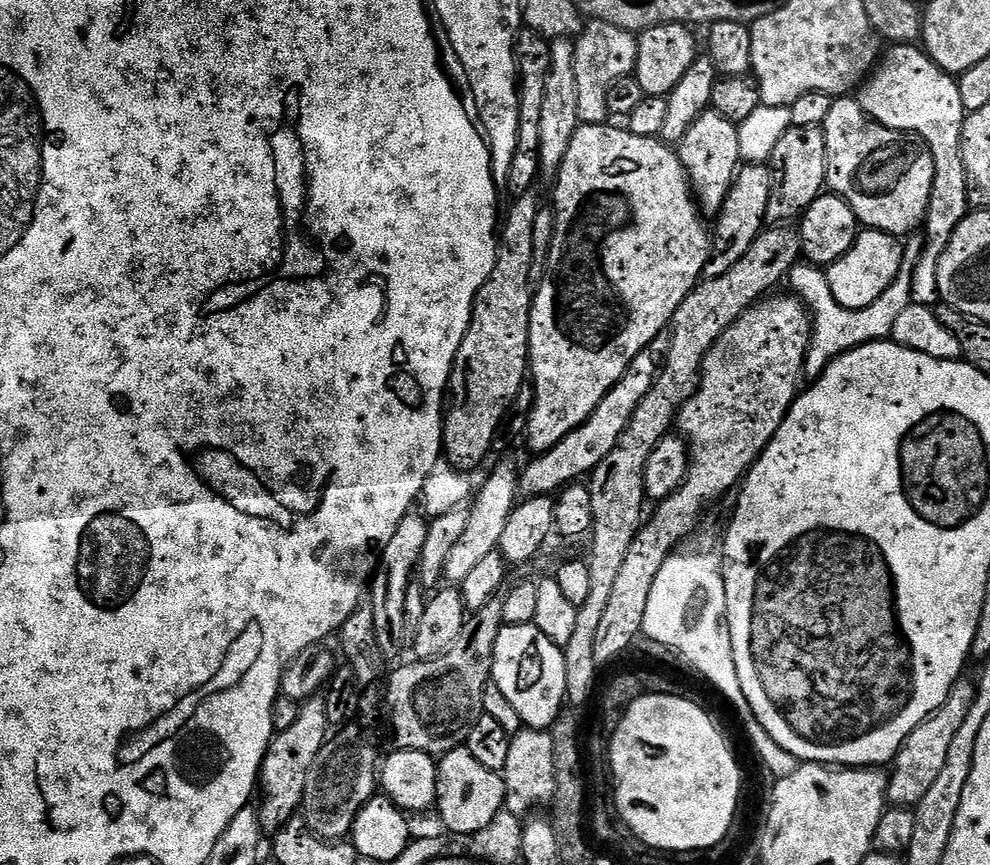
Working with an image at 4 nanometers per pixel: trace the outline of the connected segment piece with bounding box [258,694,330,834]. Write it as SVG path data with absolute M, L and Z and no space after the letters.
M317 694L311 700L305 700L299 705L294 726L273 735L268 752L264 756L264 765L260 768L258 781L259 795L264 795L264 801L258 804L258 811L260 824L265 833L276 833L285 822L293 819L301 811L310 766L328 743L330 739L328 731L330 725L326 718L326 702L323 695Z

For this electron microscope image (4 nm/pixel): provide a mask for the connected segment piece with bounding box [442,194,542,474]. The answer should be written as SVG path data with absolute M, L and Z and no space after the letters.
M533 194L515 197L502 220L498 258L494 274L478 290L472 307L472 321L462 338L462 346L452 364L450 377L450 407L444 422L442 452L447 463L453 464L459 472L475 473L475 468L488 456L492 443L498 440L500 423L514 402L520 387L526 383L530 372L528 358L528 335L530 334L530 310L534 295L534 221L538 218L542 201Z

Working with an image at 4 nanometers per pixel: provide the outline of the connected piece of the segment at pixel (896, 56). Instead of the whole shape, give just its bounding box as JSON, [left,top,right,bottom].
[856,44,970,308]

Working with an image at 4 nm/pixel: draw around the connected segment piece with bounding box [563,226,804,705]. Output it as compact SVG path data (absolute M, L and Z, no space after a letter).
M765 227L754 246L750 246L750 250L746 250L744 257L734 262L726 274L721 274L719 278L701 279L692 292L682 298L682 306L678 306L672 315L668 356L657 375L656 385L650 394L646 394L646 398L642 398L638 410L634 410L634 418L630 418L622 438L618 438L618 446L614 446L614 450L610 450L610 454L606 454L606 458L602 458L602 462L598 462L596 469L590 473L594 502L594 522L590 533L592 549L586 553L590 570L590 594L586 602L577 608L578 623L574 625L570 642L566 642L563 648L568 691L566 700L569 705L586 703L596 684L598 665L594 662L594 637L606 614L606 605L610 602L618 570L626 558L626 550L630 550L630 542L634 542L646 520L644 475L646 462L650 462L654 446L658 446L658 442L662 442L662 438L673 431L680 407L700 387L700 374L708 351L742 313L765 299L773 290L779 289L776 287L780 283L783 285L787 281L790 270L801 263L803 251L800 233L795 227Z

